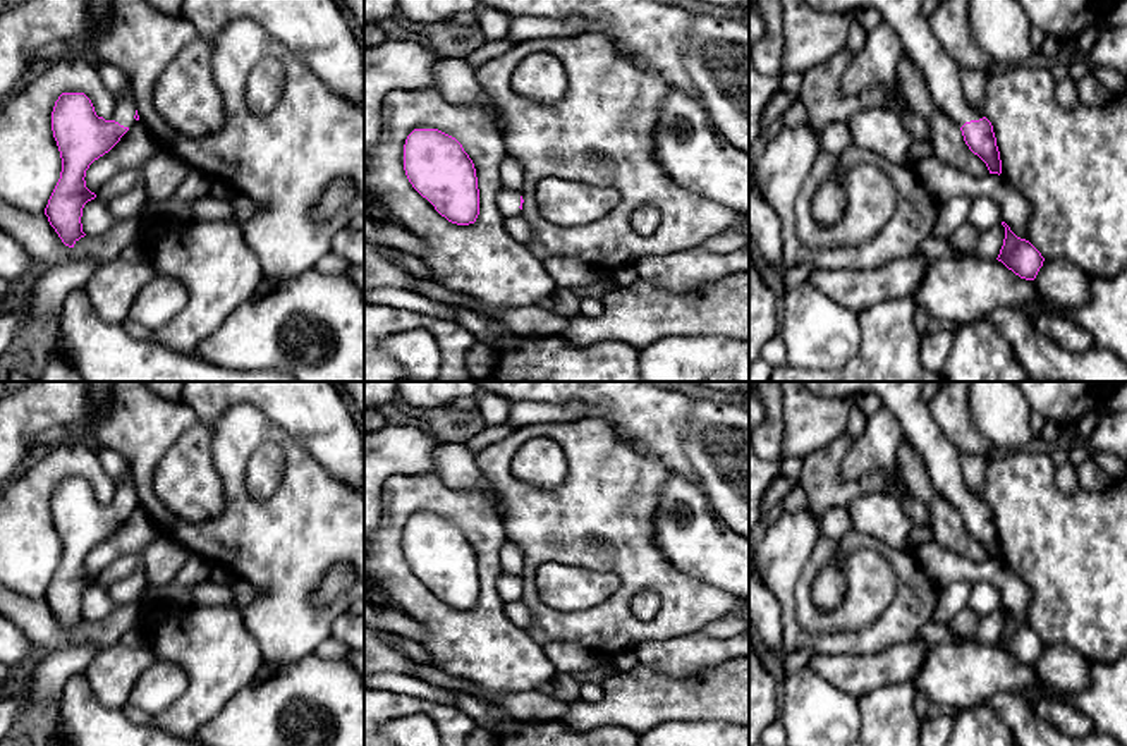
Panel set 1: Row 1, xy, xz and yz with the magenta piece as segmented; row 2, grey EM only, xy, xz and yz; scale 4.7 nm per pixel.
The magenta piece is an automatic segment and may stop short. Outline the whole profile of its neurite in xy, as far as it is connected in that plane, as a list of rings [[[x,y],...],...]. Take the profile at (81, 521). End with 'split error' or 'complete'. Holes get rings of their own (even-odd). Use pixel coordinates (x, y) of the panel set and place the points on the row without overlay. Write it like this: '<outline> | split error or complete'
[[[62,478],[52,497],[52,516],[57,526],[62,557],[48,584],[45,600],[62,627],[69,633],[84,622],[82,593],[96,579],[86,572],[86,555],[108,538],[129,512],[139,505],[134,478],[115,483],[110,505],[98,502],[84,478]]] | split error

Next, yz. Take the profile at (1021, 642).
[[[1005,607],[1002,610],[1005,624],[996,645],[1020,663],[1034,665],[1045,643],[1029,626],[1017,622]]] | complete

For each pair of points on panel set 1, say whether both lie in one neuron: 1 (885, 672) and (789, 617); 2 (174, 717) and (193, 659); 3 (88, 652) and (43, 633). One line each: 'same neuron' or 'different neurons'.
1: different neurons
2: same neuron
3: different neurons

